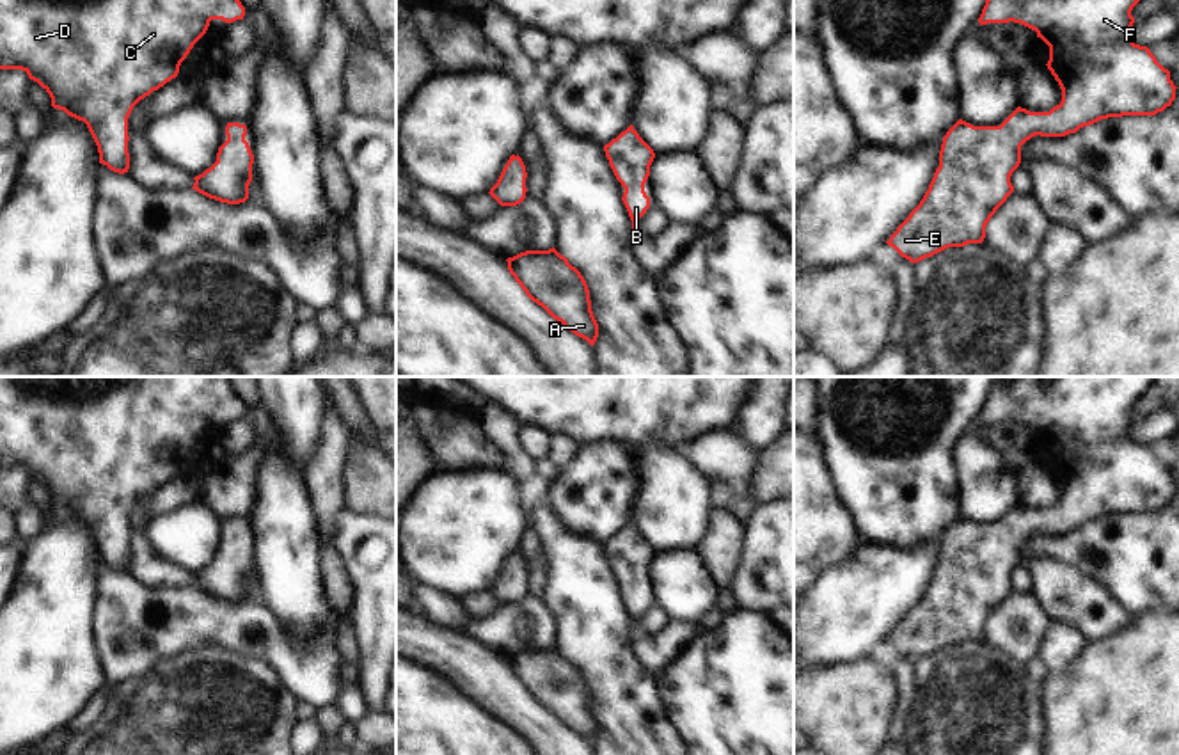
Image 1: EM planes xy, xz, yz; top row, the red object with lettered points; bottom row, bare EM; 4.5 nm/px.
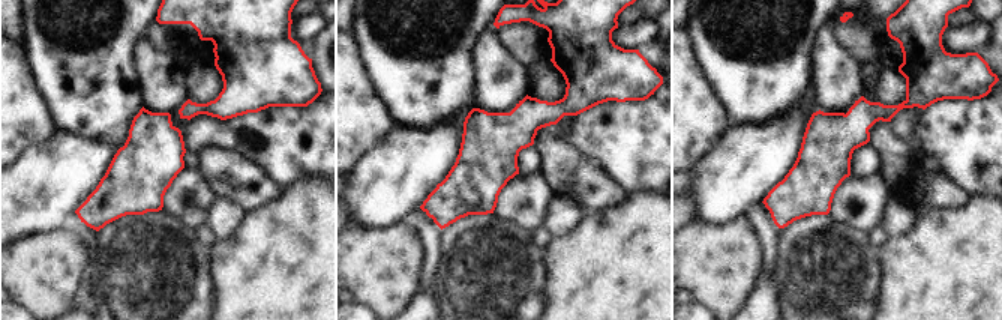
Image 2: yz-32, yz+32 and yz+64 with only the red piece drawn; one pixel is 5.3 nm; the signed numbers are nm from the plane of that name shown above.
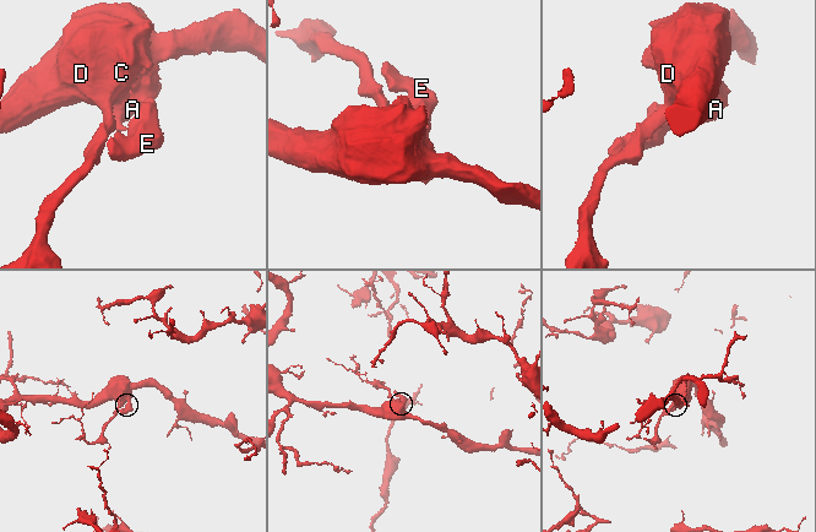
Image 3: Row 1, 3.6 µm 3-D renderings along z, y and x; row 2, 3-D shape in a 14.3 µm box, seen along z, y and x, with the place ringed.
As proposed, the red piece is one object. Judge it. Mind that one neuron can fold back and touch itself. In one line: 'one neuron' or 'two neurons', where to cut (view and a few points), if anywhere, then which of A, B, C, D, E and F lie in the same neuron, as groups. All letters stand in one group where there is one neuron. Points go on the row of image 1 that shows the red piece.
one neuron | no cut | A B C D E F

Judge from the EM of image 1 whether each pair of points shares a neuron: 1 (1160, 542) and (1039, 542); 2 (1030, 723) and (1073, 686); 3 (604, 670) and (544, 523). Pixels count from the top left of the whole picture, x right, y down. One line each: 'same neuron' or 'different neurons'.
1: same neuron
2: different neurons
3: same neuron

